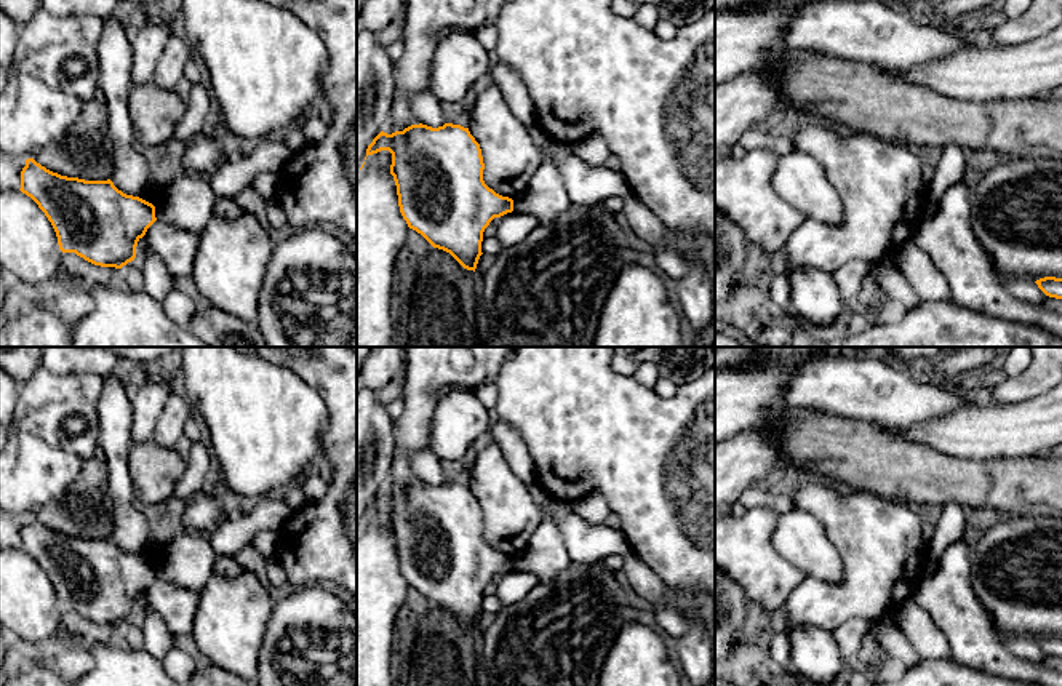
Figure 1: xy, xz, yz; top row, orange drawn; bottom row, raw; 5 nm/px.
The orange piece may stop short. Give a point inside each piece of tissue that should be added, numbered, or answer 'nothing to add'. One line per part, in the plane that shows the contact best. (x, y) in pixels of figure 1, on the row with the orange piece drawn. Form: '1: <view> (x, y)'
nothing to add

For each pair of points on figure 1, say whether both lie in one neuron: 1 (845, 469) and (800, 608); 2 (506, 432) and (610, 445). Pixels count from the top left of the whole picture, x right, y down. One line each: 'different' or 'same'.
1: different
2: different

